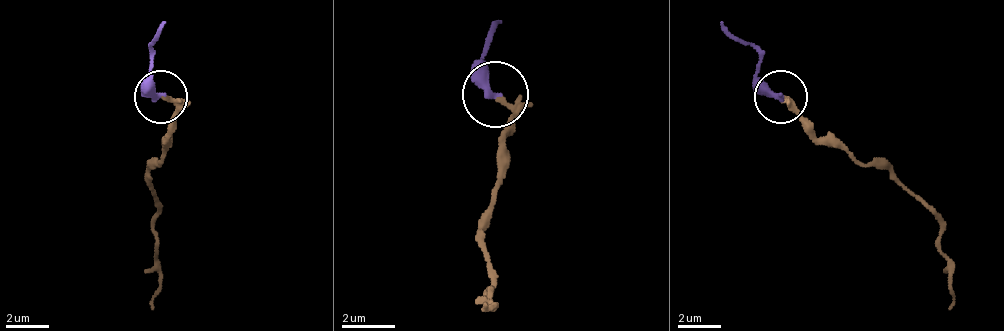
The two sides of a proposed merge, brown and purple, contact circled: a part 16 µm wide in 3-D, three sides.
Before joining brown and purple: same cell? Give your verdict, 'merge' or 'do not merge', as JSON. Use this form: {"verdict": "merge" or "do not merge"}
{"verdict": "merge"}

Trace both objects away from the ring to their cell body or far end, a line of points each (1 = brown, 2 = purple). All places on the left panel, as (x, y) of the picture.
1: (162, 98), (178, 108), (178, 124), (151, 172), (162, 290), (151, 311)
2: (162, 98), (151, 76), (151, 39), (167, 23)

